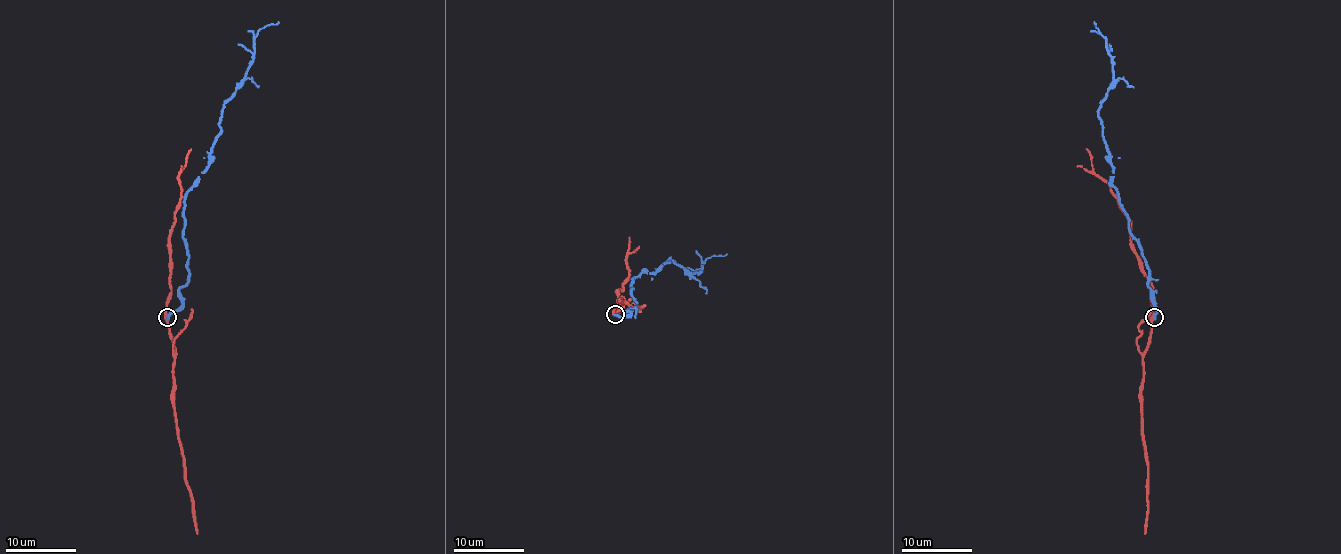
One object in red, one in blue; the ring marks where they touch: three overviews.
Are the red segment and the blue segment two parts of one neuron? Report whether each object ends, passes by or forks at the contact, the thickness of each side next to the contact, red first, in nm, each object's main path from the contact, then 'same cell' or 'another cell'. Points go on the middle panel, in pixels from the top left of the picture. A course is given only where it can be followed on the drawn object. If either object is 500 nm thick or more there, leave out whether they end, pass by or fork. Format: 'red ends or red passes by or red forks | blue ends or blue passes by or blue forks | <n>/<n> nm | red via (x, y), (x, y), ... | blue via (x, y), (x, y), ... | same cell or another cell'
red passes by | blue ends | 380/300 nm | red via (615, 314), (622, 302), (631, 307), (646, 305) | blue via (615, 314), (637, 309), (631, 282), (642, 271), (656, 271), (669, 259), (699, 273), (710, 257), (727, 254) | another cell

